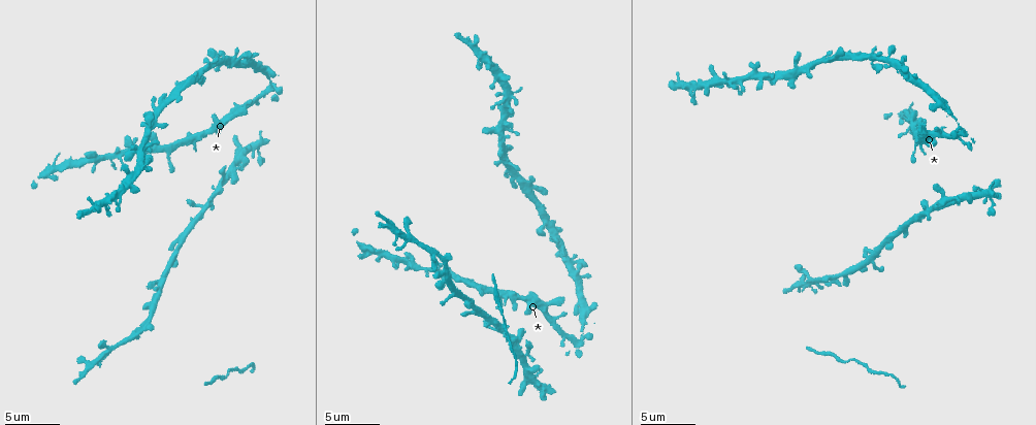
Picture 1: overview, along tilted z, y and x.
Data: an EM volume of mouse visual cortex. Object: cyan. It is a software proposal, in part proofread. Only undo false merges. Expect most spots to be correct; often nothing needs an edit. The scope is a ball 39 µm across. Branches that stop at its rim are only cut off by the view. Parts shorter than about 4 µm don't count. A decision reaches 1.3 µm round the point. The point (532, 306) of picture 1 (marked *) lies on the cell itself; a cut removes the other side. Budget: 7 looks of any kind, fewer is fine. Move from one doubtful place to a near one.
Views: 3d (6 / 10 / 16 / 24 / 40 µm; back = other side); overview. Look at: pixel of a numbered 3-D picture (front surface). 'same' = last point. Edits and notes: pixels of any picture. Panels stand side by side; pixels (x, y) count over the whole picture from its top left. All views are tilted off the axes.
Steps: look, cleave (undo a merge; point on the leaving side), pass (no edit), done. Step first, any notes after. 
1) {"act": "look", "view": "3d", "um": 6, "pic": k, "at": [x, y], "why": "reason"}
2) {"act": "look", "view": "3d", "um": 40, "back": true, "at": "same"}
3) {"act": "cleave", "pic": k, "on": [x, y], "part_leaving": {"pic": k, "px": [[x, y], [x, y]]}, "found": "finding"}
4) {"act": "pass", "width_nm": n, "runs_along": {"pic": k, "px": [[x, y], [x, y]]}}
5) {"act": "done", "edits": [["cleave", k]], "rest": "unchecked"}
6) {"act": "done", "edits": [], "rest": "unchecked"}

{"act": "look", "view": "3d", "um": 10, "pic": 1, "at": [196, 144]}

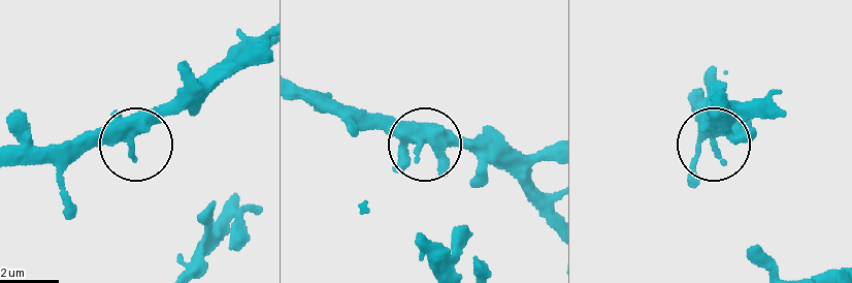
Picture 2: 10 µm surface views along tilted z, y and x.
{"act": "pass", "runs_along": {"pic": 2, "px": [[489, 164], [450, 146], [401, 140], [361, 119]]}, "found": "continuous, no second cell"}

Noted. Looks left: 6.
{"act": "look", "view": "3d", "um": 10, "pic": 1, "at": [515, 349], "why": "arms part here"}

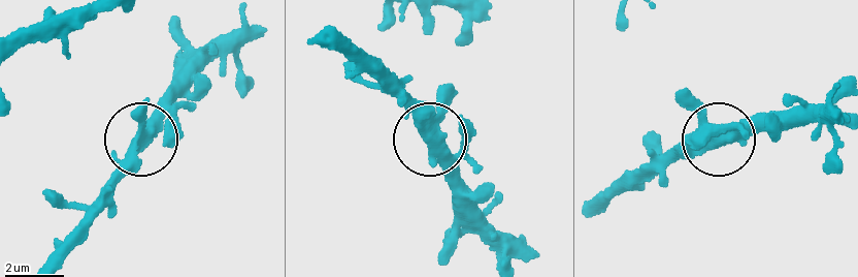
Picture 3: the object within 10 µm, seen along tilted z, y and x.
{"act": "pass", "arms": 3, "found": "one cell here"}

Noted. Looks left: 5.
{"act": "look", "view": "3d", "um": 6, "pic": 1, "at": [443, 259]}

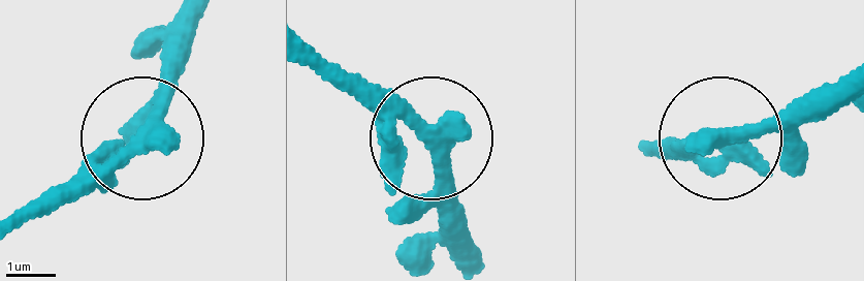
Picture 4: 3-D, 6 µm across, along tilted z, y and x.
{"act": "pass", "side_arm_um": 9, "found": "continuous, no second cell"}

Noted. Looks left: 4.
{"act": "done", "edits": [], "rest": "unchecked"}

